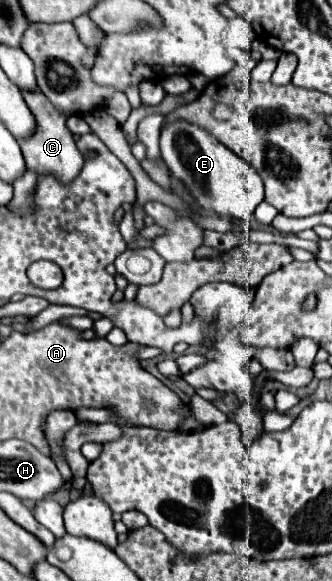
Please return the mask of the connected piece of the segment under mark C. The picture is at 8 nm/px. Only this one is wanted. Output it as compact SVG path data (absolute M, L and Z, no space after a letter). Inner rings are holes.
M22 92L22 94L24 94L24 100L26 100L28 108L36 116L36 124L38 124L38 130L32 138L20 140L22 154L24 154L28 170L36 172L38 176L44 176L44 174L54 176L60 184L74 182L76 176L80 174L82 166L84 166L84 156L78 150L72 132L66 128L66 118L68 116L64 116L64 112L56 112L56 108L52 108L50 100L44 94L40 94L40 96L32 96L32 92Z

